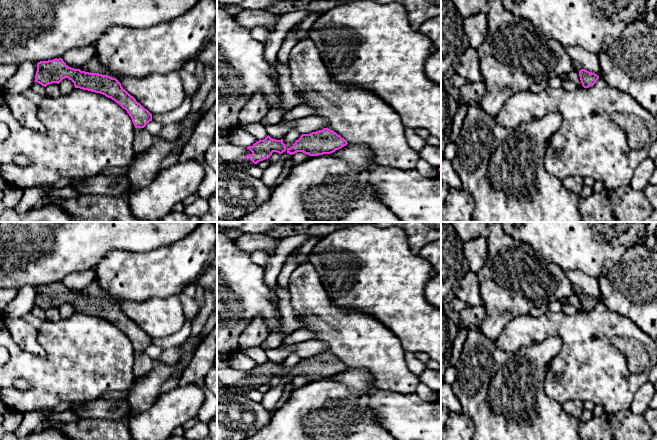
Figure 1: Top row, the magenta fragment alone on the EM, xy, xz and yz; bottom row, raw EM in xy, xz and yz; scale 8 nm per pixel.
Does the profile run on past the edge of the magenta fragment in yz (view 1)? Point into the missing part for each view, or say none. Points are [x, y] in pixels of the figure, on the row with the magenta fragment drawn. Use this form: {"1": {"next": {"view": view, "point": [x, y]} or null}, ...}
{"1": {"next": null}}

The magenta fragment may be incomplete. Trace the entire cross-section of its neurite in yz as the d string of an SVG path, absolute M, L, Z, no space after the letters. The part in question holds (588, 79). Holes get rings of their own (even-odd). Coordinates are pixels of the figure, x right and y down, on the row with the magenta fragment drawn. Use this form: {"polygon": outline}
{"polygon": "M581 69L579 71L579 76L582 86L584 88L589 88L593 86L596 83L596 81L599 79L599 76L597 74L589 72L585 69Z"}

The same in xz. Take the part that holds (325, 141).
{"polygon": "M324 128L310 134L302 134L292 147L287 148L290 155L303 152L310 156L331 154L346 146L347 141L333 130Z"}

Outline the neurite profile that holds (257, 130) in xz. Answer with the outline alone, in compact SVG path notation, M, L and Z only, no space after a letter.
M252 123L248 125L241 124L240 128L253 135L258 141L268 136L266 128L261 123Z

